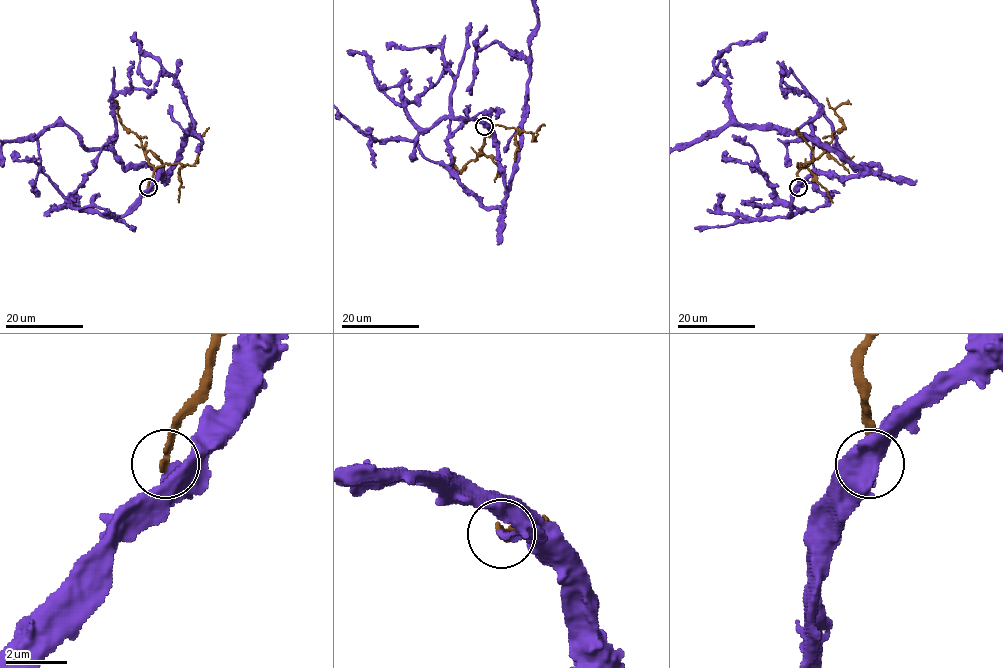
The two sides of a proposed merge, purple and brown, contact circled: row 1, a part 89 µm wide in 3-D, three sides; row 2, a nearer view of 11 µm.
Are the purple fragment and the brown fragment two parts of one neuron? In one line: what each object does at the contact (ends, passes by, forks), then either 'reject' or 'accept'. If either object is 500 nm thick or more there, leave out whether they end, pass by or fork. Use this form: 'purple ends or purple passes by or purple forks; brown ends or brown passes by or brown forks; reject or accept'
purple ends; brown ends; reject

